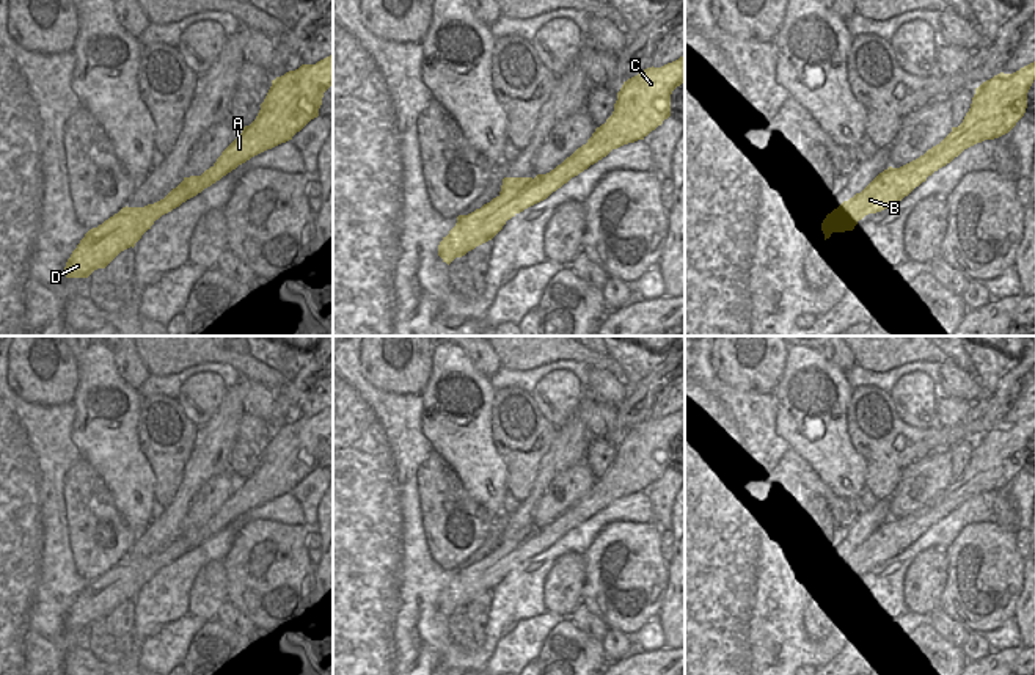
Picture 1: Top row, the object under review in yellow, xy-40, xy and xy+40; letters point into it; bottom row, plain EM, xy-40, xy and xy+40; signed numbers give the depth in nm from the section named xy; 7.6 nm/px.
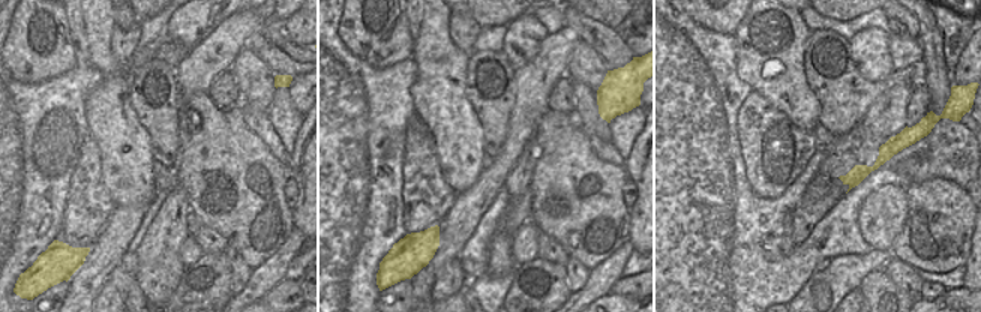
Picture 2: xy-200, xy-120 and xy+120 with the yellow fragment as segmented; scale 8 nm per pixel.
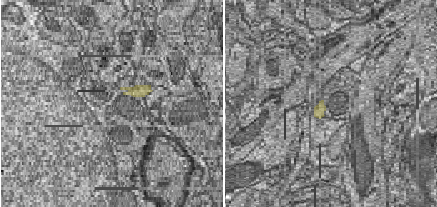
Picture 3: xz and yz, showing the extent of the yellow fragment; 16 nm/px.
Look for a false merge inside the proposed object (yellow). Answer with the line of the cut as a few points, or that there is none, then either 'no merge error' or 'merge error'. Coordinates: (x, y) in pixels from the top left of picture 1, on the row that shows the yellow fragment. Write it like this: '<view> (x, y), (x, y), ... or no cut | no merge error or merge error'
no cut | no merge error

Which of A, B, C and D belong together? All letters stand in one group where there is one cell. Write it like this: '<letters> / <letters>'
A B C D

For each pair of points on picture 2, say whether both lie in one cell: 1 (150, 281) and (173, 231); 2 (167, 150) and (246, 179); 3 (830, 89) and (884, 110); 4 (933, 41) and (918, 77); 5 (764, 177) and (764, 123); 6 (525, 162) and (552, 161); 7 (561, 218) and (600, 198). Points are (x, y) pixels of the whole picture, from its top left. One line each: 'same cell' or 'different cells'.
1: same cell
2: different cells
3: different cells
4: different cells
5: same cell
6: different cells
7: same cell

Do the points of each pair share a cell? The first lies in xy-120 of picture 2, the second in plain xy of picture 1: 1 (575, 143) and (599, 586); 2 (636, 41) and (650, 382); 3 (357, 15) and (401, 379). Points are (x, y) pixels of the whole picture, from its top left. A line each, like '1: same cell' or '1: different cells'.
1: same cell
2: different cells
3: same cell

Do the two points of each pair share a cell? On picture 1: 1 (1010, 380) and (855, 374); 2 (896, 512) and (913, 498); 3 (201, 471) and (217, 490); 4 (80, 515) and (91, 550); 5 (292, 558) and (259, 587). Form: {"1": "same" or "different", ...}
{"1": "different", "2": "same", "3": "different", "4": "same", "5": "same"}

